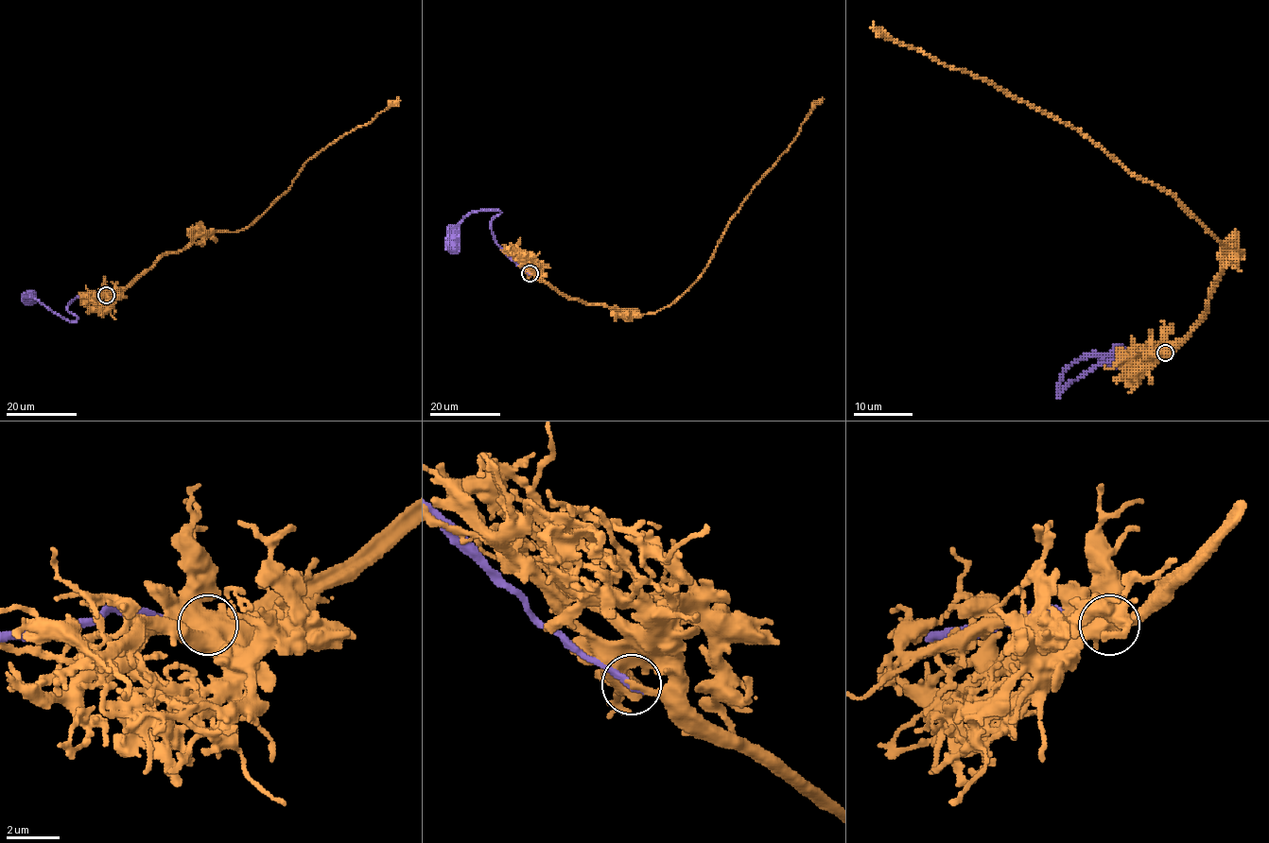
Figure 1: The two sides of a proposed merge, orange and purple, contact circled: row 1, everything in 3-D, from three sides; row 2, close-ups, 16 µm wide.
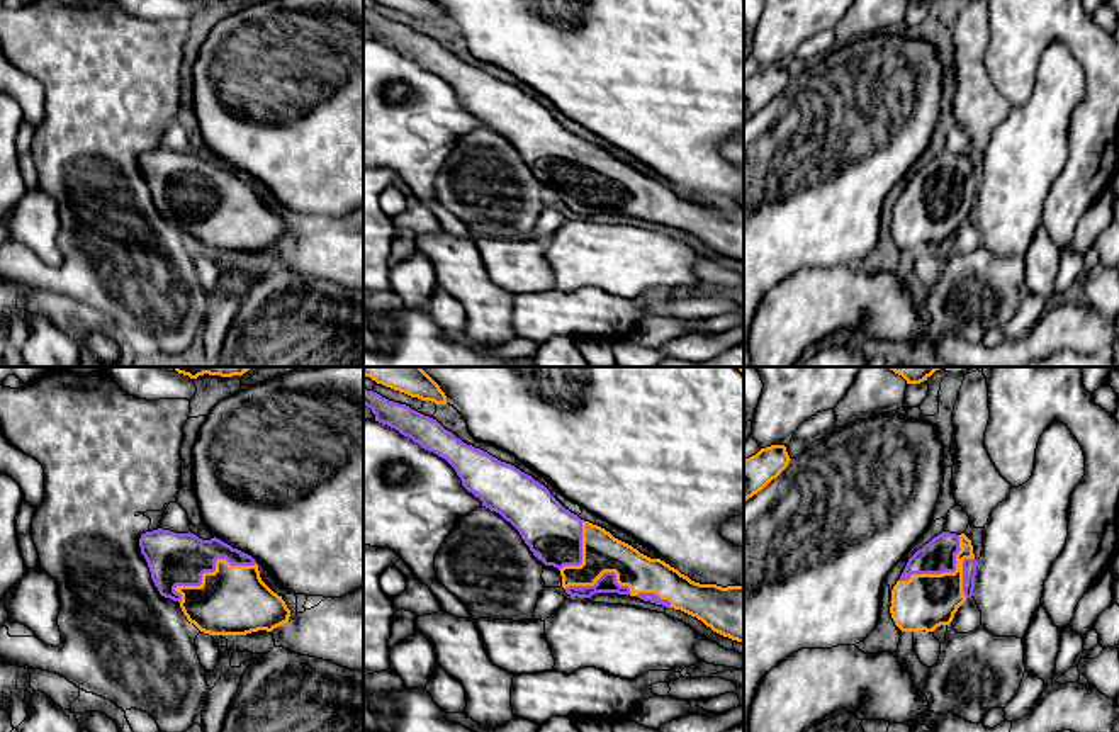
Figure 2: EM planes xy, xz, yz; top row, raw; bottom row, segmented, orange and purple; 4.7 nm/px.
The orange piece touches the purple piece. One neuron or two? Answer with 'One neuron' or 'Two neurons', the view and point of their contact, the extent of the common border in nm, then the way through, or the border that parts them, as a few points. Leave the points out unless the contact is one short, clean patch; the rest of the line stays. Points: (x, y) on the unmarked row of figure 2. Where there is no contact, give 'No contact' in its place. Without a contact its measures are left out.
One neuron. Touches orange at xy (216, 189). Shared border 420 nm

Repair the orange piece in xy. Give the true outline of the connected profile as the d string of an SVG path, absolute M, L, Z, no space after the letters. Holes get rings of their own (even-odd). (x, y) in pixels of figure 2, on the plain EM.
M158 148L143 153L139 166L160 214L178 221L204 253L272 251L289 241L290 229L261 200L256 180L222 160Z

